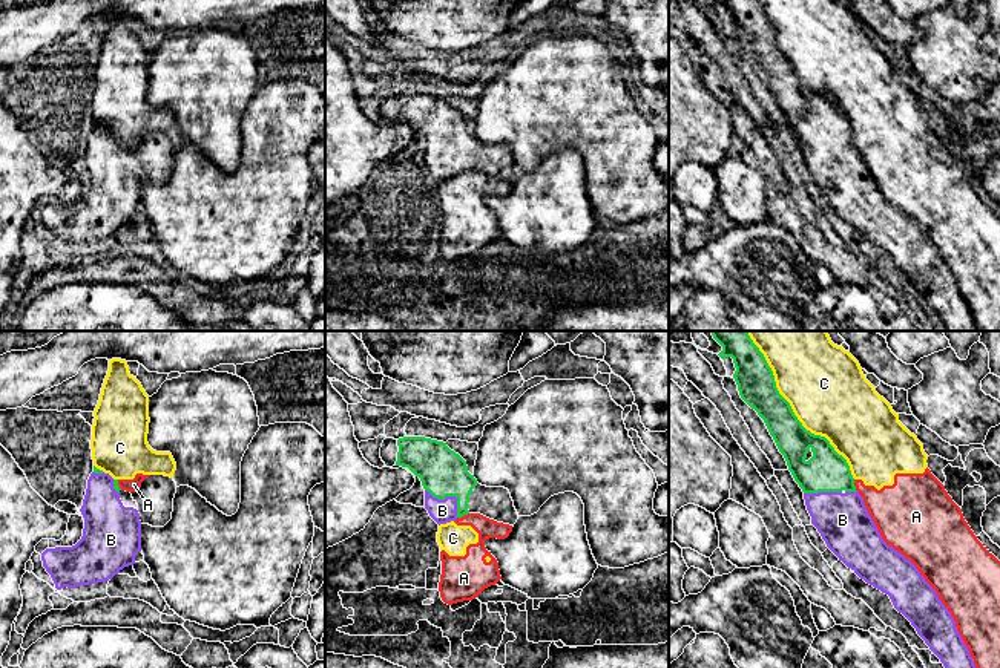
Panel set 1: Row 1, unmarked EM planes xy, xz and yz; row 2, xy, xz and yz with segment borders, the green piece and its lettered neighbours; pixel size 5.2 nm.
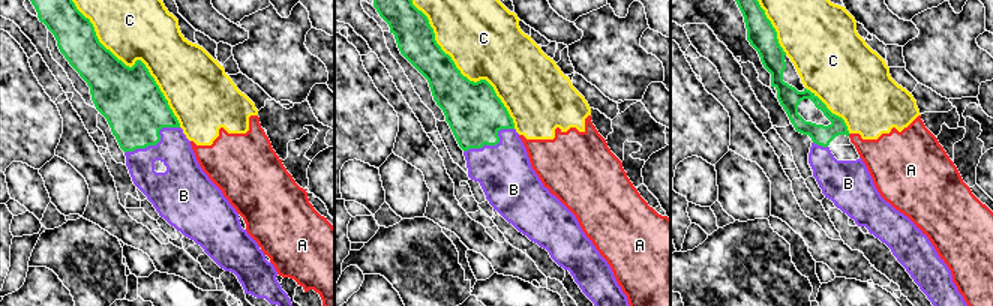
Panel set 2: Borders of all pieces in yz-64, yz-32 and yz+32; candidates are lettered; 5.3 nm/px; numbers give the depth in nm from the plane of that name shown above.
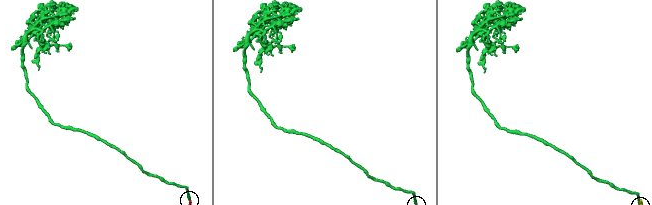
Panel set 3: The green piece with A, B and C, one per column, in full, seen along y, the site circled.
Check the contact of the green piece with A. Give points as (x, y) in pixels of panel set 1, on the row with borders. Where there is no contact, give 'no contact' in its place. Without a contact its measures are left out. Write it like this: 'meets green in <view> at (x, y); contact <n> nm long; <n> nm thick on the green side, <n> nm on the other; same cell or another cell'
meets green in xz at (462, 515); contact 70 nm long; 240 nm thick on the green side, 120 nm on the other; another cell

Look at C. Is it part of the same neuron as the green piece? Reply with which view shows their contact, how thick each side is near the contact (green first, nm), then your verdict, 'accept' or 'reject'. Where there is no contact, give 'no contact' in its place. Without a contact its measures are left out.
contact in yz; calibres 200 and 420 nm; reject

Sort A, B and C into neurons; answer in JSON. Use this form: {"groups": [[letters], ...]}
{"groups": [["A", "C"], ["B"]]}

